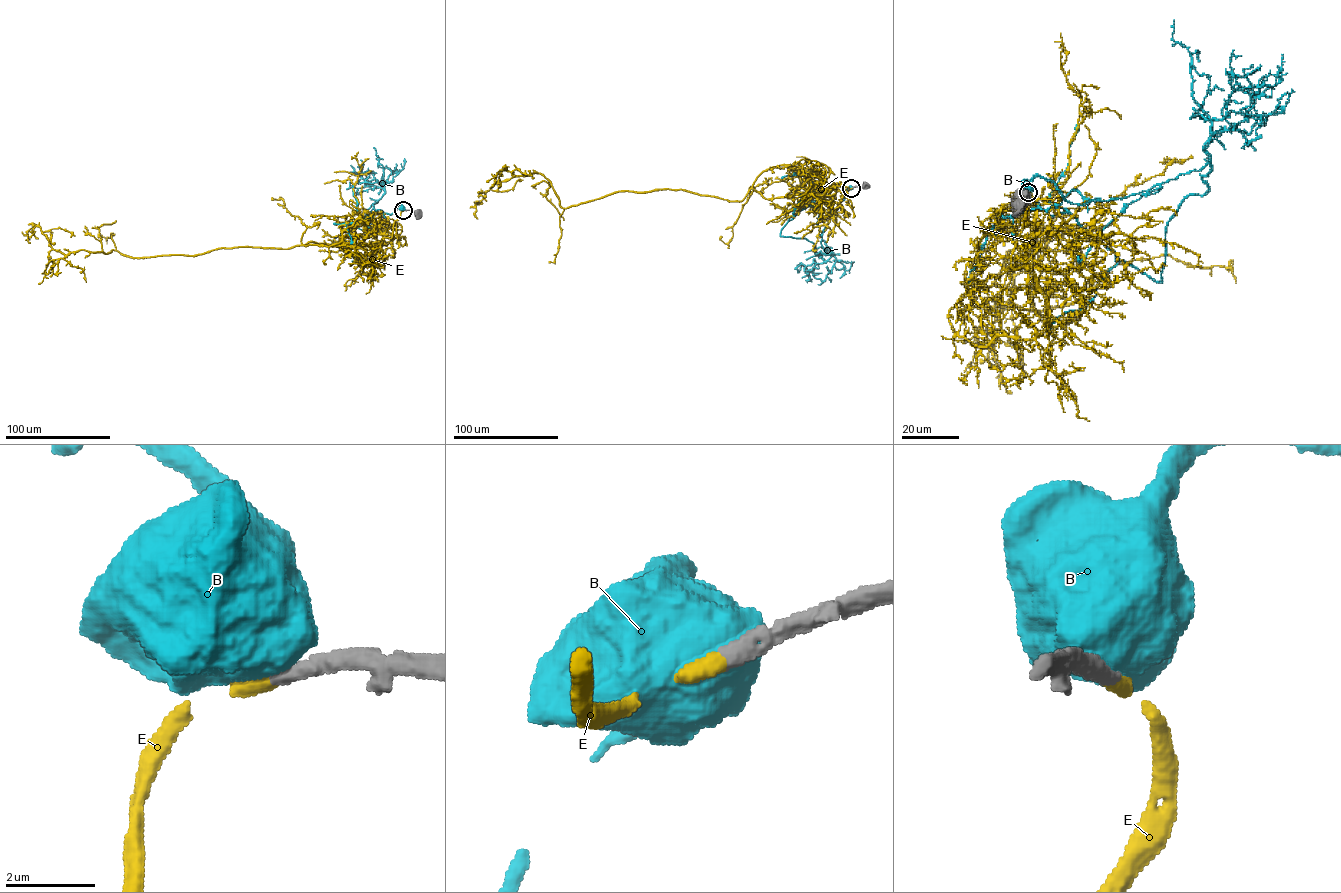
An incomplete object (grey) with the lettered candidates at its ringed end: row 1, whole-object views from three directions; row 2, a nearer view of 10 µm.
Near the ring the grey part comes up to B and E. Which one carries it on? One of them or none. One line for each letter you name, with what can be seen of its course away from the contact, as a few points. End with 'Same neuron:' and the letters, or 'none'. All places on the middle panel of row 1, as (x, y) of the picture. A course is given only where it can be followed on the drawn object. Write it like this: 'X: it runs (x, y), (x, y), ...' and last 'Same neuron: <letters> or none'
E: it runs (851, 188), (770, 199), (750, 189), (736, 201), (618, 191), (564, 208), (534, 173), (496, 182), (477, 219)
Same neuron: E

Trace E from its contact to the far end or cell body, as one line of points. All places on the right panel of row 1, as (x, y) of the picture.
E: (1028, 192), (1011, 266), (1045, 317), (1058, 283), (1040, 316), (1083, 306), (988, 305), (1041, 233), (1112, 271)

